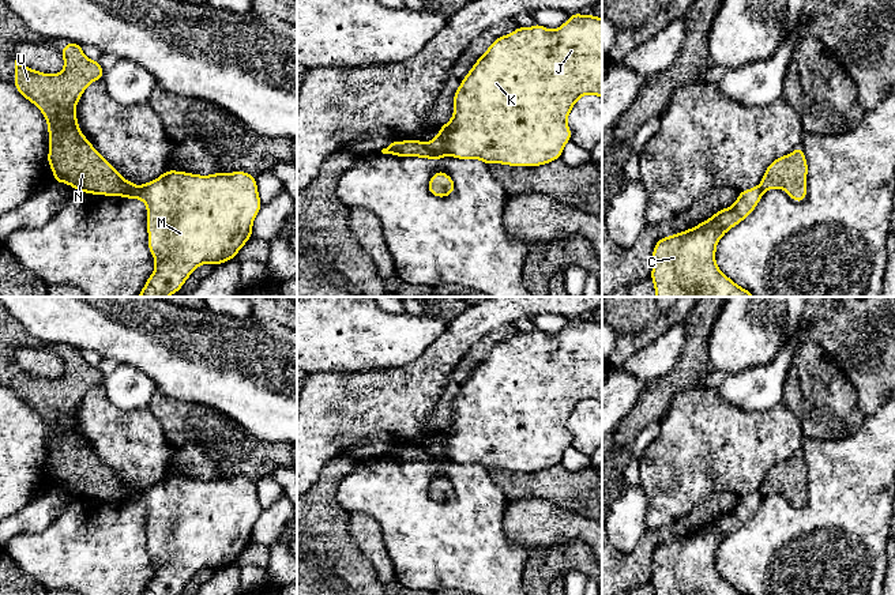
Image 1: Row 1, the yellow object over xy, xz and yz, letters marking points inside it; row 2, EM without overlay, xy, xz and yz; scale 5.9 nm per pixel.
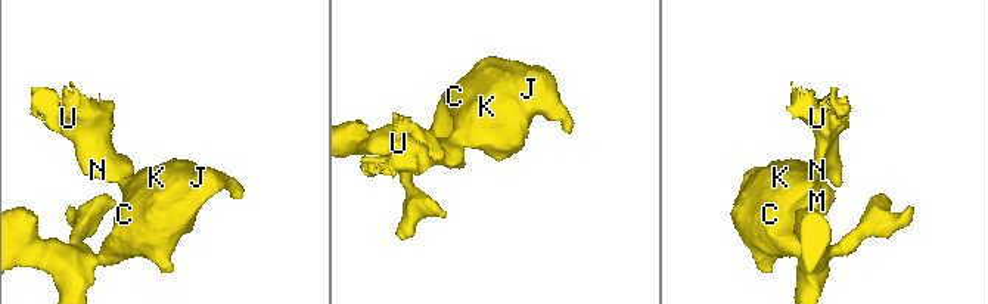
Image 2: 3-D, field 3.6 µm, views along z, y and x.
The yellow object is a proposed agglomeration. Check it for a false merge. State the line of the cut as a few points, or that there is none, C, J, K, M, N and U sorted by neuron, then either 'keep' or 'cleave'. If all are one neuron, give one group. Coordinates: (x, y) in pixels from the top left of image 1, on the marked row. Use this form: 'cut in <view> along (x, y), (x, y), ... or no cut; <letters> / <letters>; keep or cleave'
cut in xz along (427, 145), (446, 155); C J K M / N U; cleave

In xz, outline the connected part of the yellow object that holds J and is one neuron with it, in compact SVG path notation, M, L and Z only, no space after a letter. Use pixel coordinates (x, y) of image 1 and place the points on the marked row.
M574 14L556 30L538 23L530 29L519 26L511 34L499 37L475 61L454 95L452 118L441 125L428 147L458 159L481 159L486 165L546 165L561 158L564 146L571 140L568 114L586 94L602 98L602 19Z

